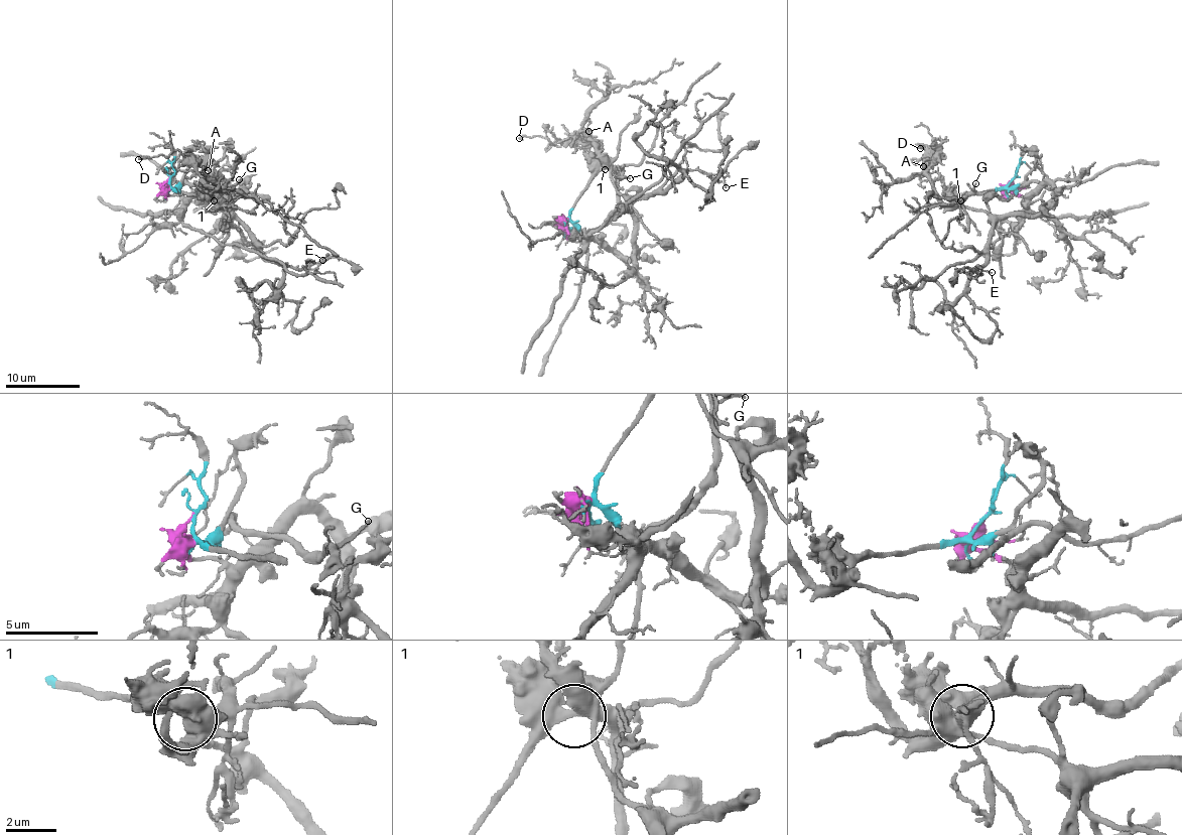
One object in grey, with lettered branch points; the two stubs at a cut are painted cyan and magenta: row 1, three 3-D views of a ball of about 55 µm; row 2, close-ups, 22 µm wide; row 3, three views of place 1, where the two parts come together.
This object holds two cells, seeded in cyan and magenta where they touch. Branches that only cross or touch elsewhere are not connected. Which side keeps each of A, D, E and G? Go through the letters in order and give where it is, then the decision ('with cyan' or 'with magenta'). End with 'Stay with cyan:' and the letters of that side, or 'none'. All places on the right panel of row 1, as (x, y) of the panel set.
A: (923, 166) | with cyan
D: (920, 148) | with cyan
E: (992, 272) | with magenta
G: (975, 183) | with cyan
Stay with cyan: A, D, G

